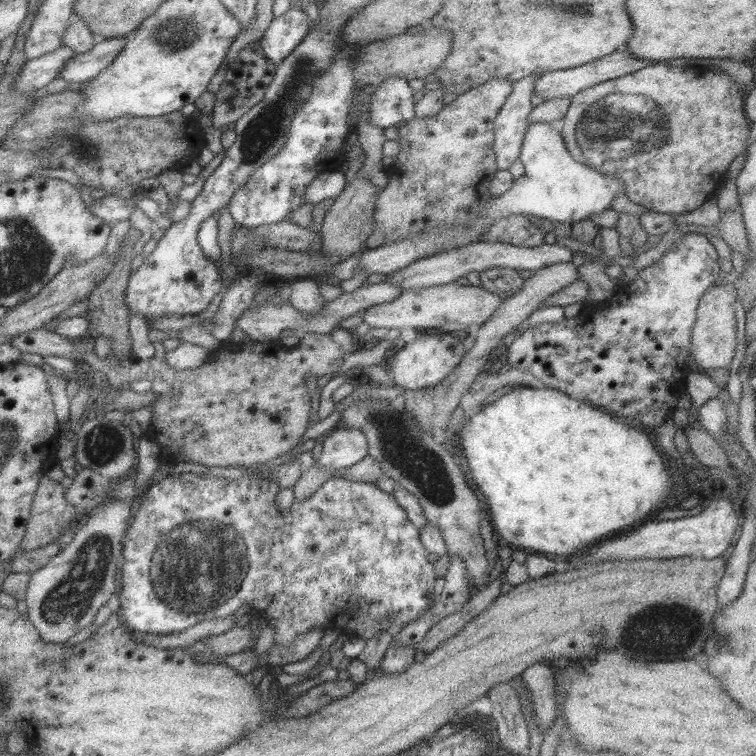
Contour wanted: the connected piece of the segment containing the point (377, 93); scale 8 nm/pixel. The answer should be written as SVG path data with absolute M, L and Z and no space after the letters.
M389 75L379 83L369 98L369 123L385 129L401 120L414 117L414 104L411 100L411 88L405 79Z

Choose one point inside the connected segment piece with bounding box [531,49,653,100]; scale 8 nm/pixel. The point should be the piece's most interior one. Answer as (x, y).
(564, 82)

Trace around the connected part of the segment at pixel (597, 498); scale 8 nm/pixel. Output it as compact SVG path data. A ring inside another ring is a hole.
M513 387L493 396L493 402L485 402L479 412L471 416L468 423L459 426L458 451L463 468L471 474L473 482L481 490L487 499L491 527L495 530L496 538L501 544L508 546L515 545L518 548L531 548L544 555L550 554L553 557L558 555L575 554L579 550L587 550L603 540L609 540L625 534L625 530L631 530L635 524L641 524L641 520L650 520L654 513L661 511L667 504L667 496L673 492L673 484L669 481L669 472L663 465L663 458L660 450L654 442L651 432L643 430L635 424L623 422L623 420L605 412L603 409L574 400L557 389L535 389L530 387ZM468 427L467 432L461 432L461 428Z

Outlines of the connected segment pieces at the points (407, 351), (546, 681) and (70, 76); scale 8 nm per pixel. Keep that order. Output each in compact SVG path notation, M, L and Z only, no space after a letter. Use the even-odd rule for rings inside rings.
M420 330L417 339L407 344L400 343L399 350L389 356L386 368L391 381L404 390L427 389L439 385L462 359L465 350L461 343L457 337L448 333L428 335Z
M551 662L535 663L520 674L532 696L532 710L535 712L541 733L554 724L556 717L555 696L553 696L553 670ZM549 666L549 668L547 668Z
M134 30L124 36L96 40L94 46L87 52L74 55L71 60L67 60L61 66L61 72L57 78L62 78L69 83L85 82L95 78L105 66L109 66L115 54L121 52L121 47L125 47L126 40L135 34Z

